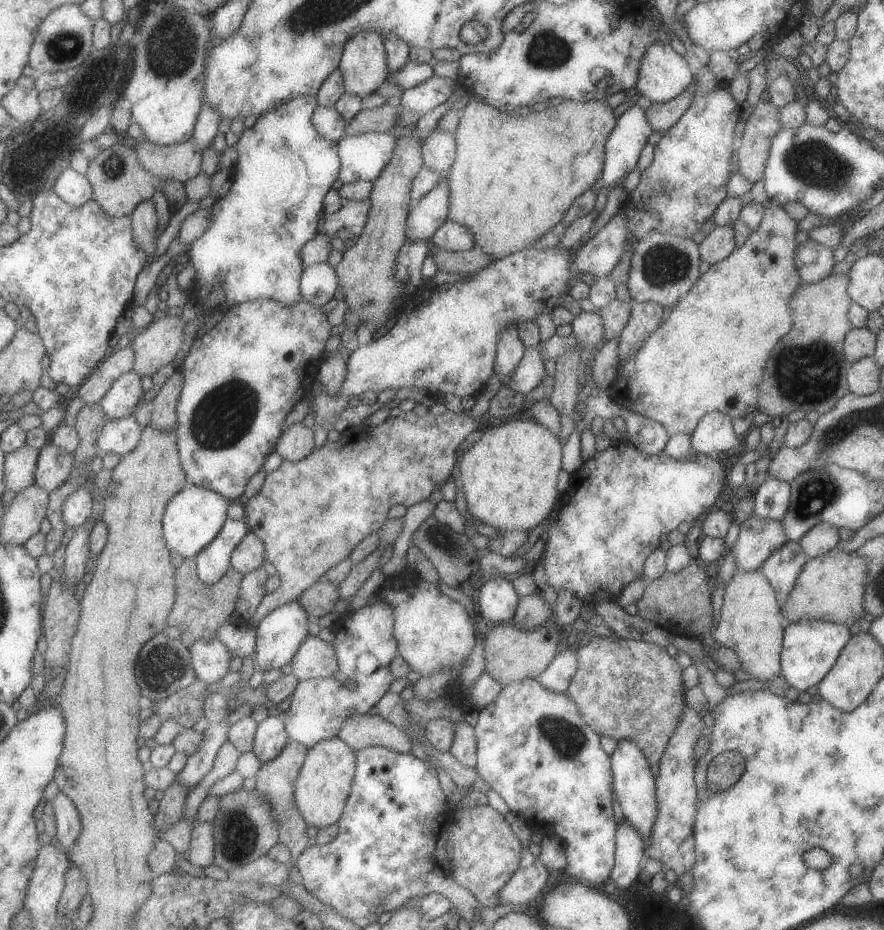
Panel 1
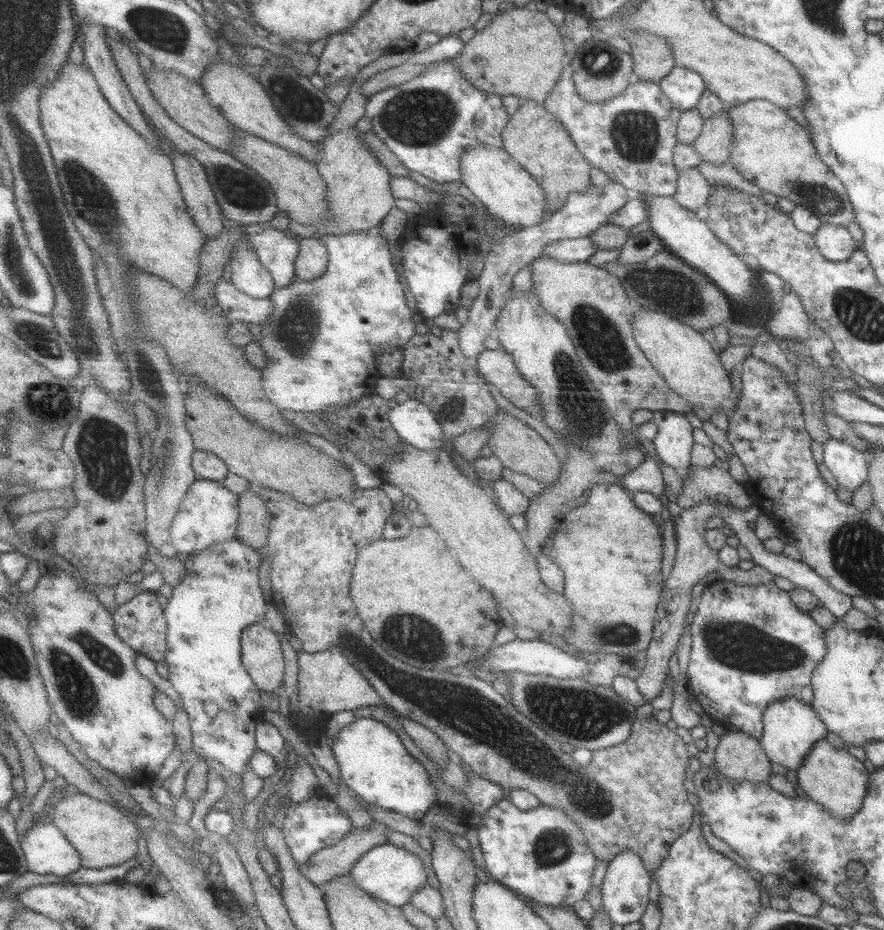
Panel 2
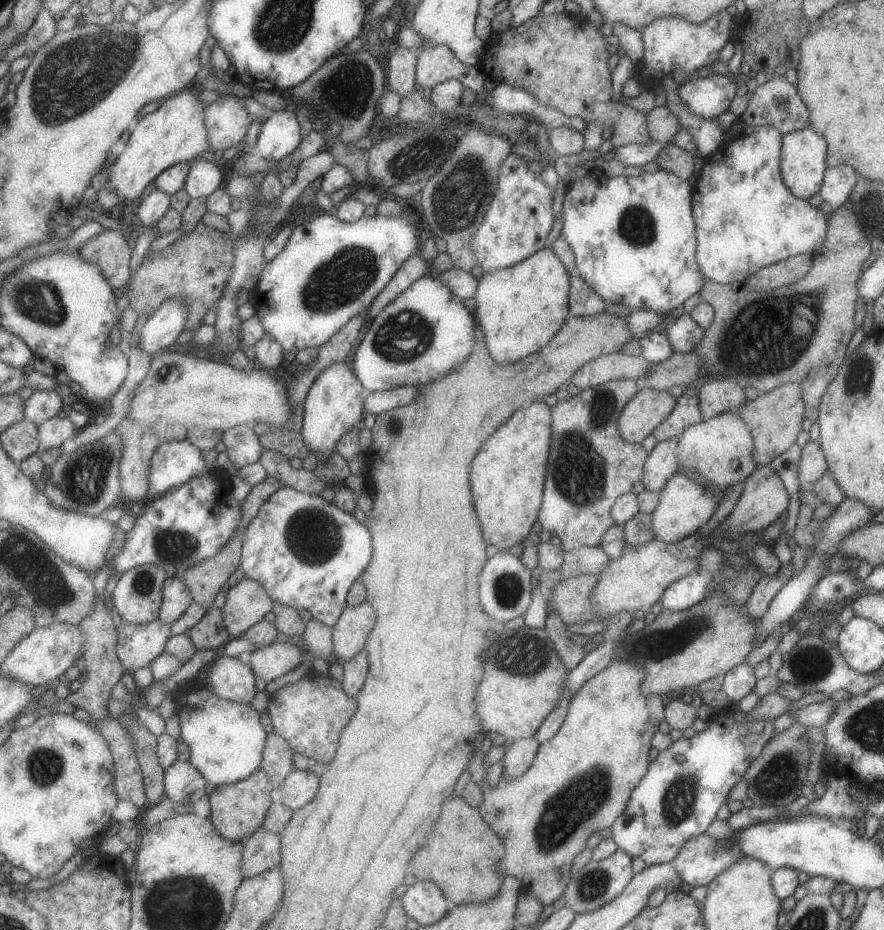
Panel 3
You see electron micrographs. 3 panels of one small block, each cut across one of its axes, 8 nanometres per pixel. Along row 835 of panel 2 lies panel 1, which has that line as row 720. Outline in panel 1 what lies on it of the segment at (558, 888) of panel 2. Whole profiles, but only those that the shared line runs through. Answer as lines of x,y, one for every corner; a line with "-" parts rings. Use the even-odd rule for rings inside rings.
526,678
521,682
515,682
511,686
506,686
502,694
487,708
483,708
478,714
479,719
476,724
476,735
478,740
478,765
480,777
484,779
491,789
494,789
500,796
500,800
505,800
509,806
509,810
516,812
517,815
522,816
527,823
539,830
552,831
557,834
567,846
567,856
569,856
569,864
565,872
565,878
573,878
579,880
588,886
602,888
601,882
607,880
610,876
613,864
613,848
617,846
615,840
615,820
613,820
613,787
614,775
611,764
609,764
609,756
601,750
599,746
599,736
583,722
583,716
579,714
579,706
567,696
565,692
553,692
549,688
545,688
539,679

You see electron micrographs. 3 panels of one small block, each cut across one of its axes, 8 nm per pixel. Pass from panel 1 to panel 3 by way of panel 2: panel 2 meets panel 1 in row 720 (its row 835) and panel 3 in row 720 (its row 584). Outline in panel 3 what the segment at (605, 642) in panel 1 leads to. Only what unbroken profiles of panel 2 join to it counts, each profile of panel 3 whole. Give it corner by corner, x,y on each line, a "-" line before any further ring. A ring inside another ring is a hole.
313,673
273,692
267,713
273,722
273,732
286,738
296,753
329,765
338,754
342,732
354,719
357,708
357,698
347,694
343,682

